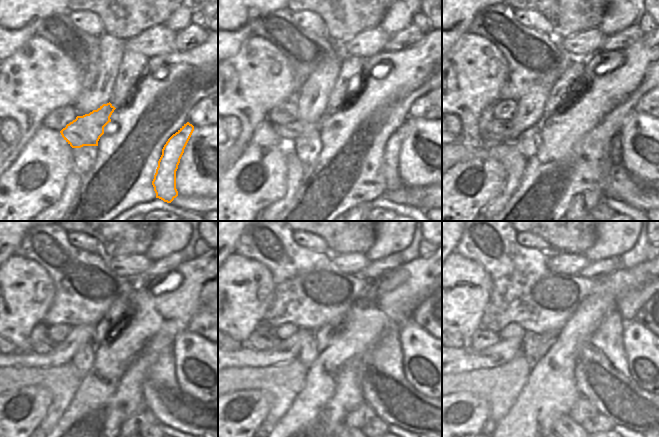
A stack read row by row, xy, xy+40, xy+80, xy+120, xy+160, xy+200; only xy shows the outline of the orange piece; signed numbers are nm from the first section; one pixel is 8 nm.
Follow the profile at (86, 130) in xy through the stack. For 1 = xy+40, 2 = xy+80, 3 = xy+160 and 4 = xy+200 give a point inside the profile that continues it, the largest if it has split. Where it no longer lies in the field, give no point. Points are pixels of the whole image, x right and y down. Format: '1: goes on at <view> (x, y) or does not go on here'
1: goes on at xy+40 (292, 131)
2: goes on at xy+80 (497, 131)
3: goes on at xy+160 (262, 338)
4: goes on at xy+200 (482, 338)

